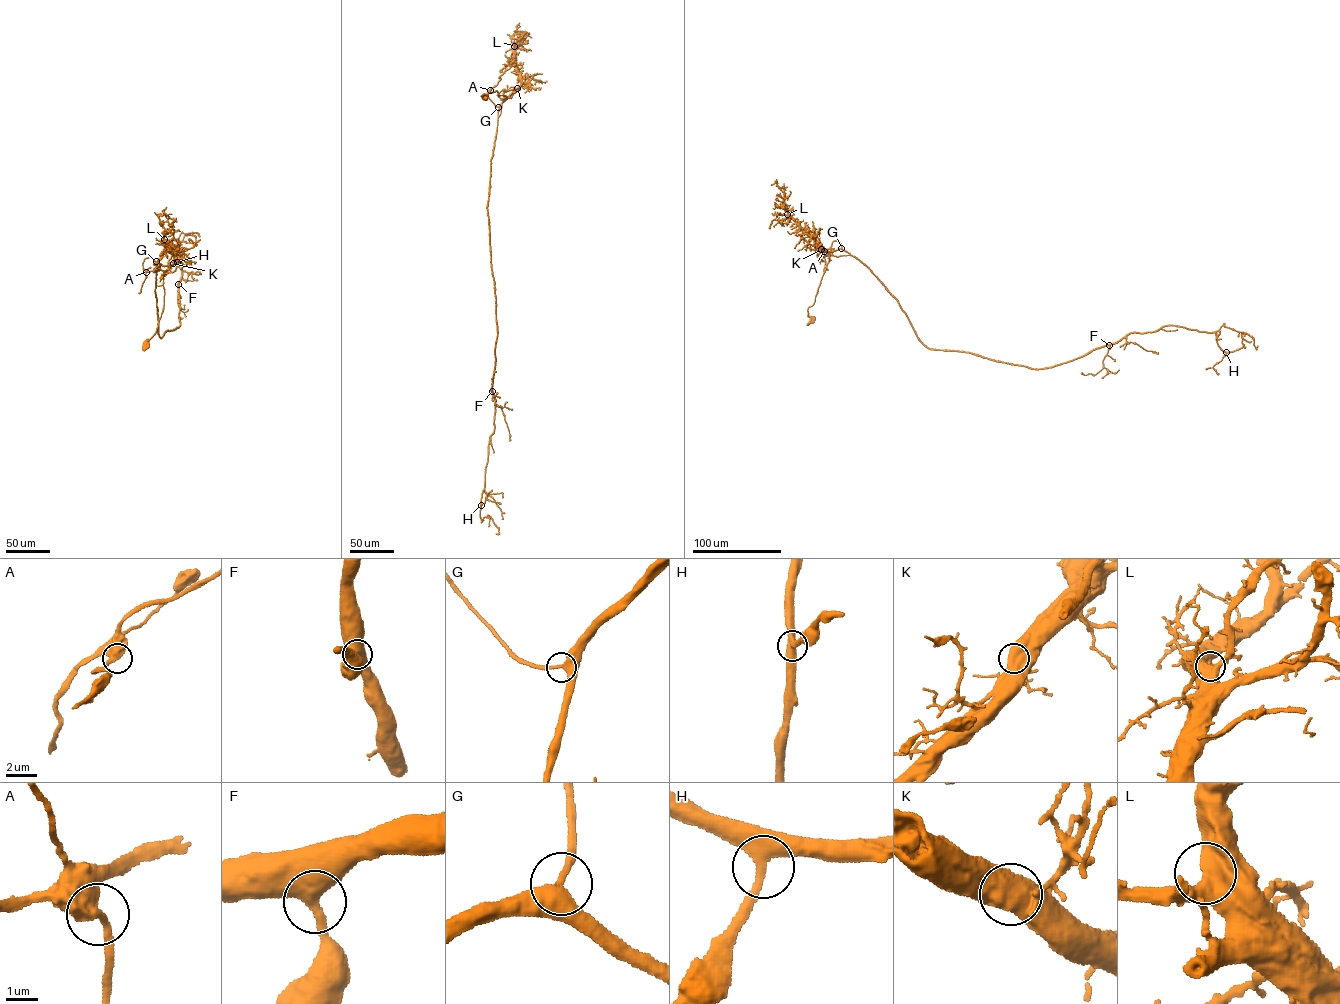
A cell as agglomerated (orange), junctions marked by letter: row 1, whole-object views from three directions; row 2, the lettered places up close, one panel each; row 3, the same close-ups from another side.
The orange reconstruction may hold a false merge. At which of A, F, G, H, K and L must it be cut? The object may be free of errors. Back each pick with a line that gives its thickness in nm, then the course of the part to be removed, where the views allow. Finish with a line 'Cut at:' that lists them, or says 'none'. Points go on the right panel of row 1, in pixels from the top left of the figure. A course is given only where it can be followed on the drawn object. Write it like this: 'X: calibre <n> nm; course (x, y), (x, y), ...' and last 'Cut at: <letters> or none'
Cut at: none

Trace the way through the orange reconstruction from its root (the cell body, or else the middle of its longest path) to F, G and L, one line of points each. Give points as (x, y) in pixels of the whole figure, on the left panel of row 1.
F: (146, 342), (155, 333), (163, 305), (168, 266), (156, 262), (161, 338), (179, 326), (178, 284)
G: (146, 342), (155, 333), (163, 305), (163, 275), (168, 266), (156, 261)
L: (146, 342), (155, 333), (163, 310), (163, 275), (176, 261), (176, 256), (166, 249), (164, 239)

